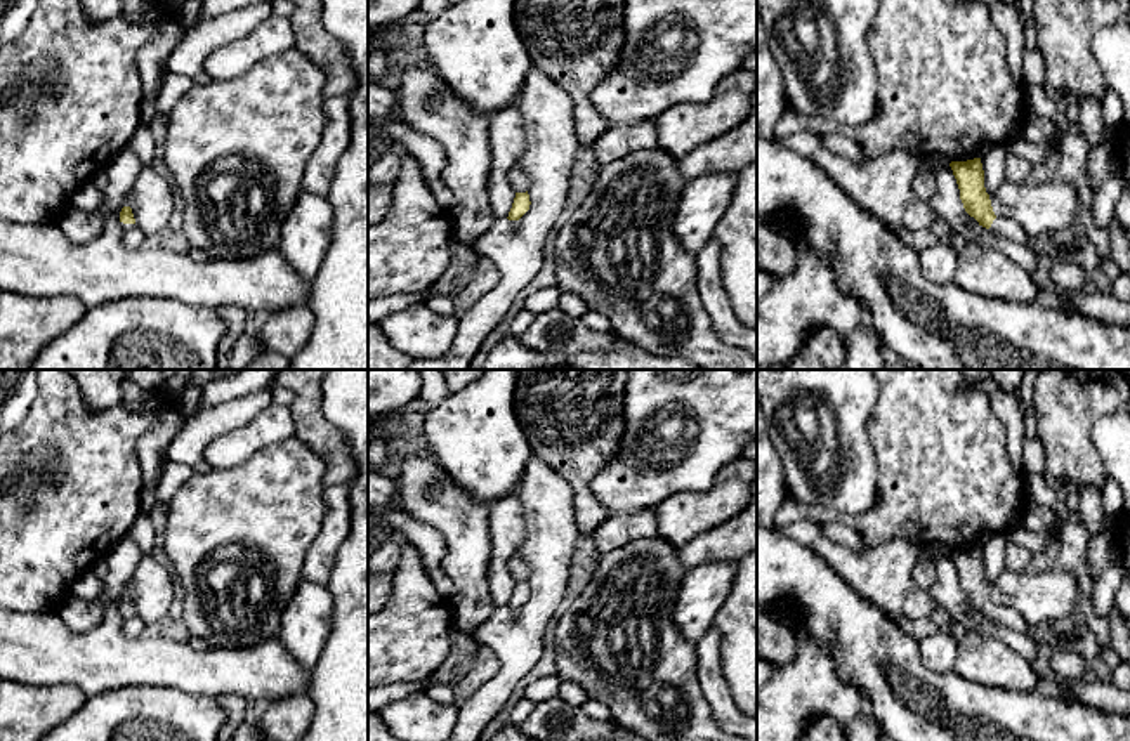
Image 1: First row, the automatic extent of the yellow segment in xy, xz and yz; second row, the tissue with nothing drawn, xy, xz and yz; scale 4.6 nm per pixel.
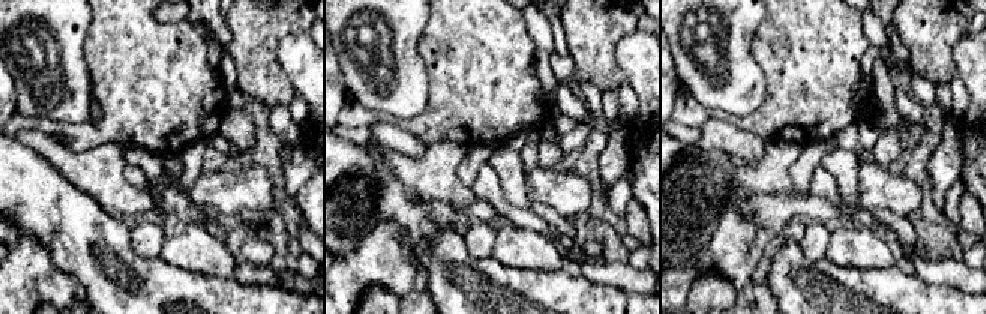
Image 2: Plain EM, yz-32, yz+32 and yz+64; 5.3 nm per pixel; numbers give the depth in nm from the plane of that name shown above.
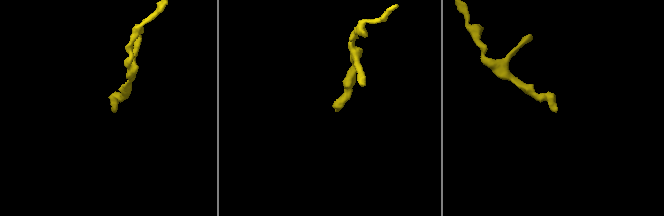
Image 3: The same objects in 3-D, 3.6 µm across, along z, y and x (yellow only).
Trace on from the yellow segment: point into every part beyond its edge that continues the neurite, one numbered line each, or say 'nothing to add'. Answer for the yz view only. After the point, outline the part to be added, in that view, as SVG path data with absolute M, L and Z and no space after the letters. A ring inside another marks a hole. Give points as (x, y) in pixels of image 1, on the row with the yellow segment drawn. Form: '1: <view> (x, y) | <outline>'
1: yz (1007, 228) | M996 217L989 229L1031 248L1031 238L1010 219Z

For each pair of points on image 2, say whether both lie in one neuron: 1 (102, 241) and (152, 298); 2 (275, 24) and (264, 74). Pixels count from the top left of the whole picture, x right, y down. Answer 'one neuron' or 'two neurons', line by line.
1: one neuron
2: one neuron

